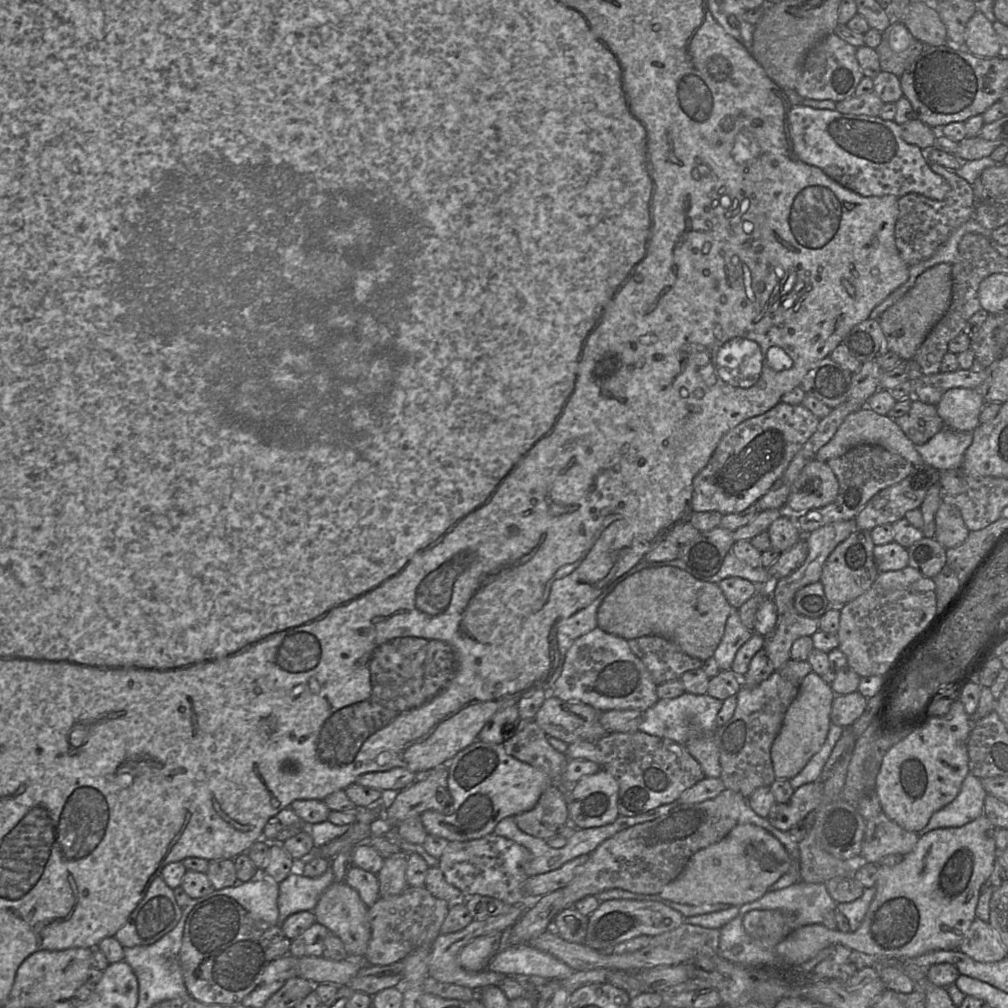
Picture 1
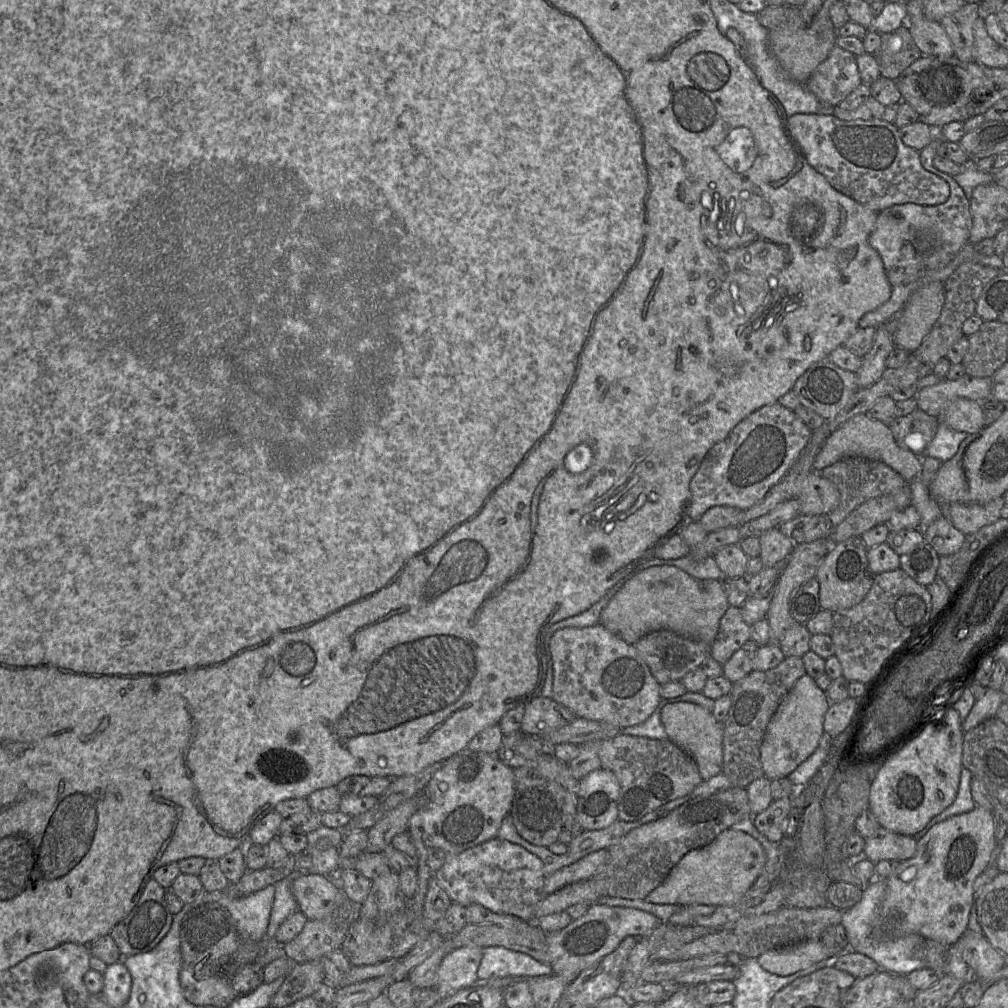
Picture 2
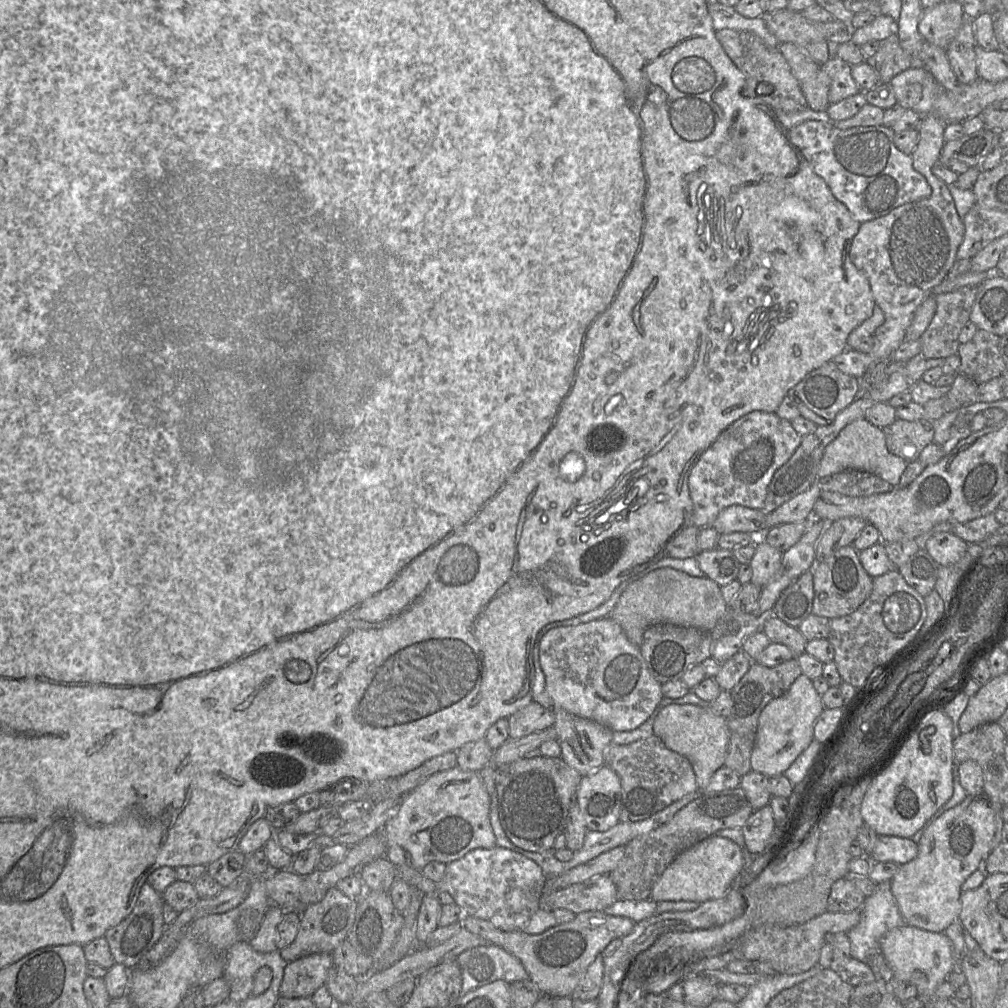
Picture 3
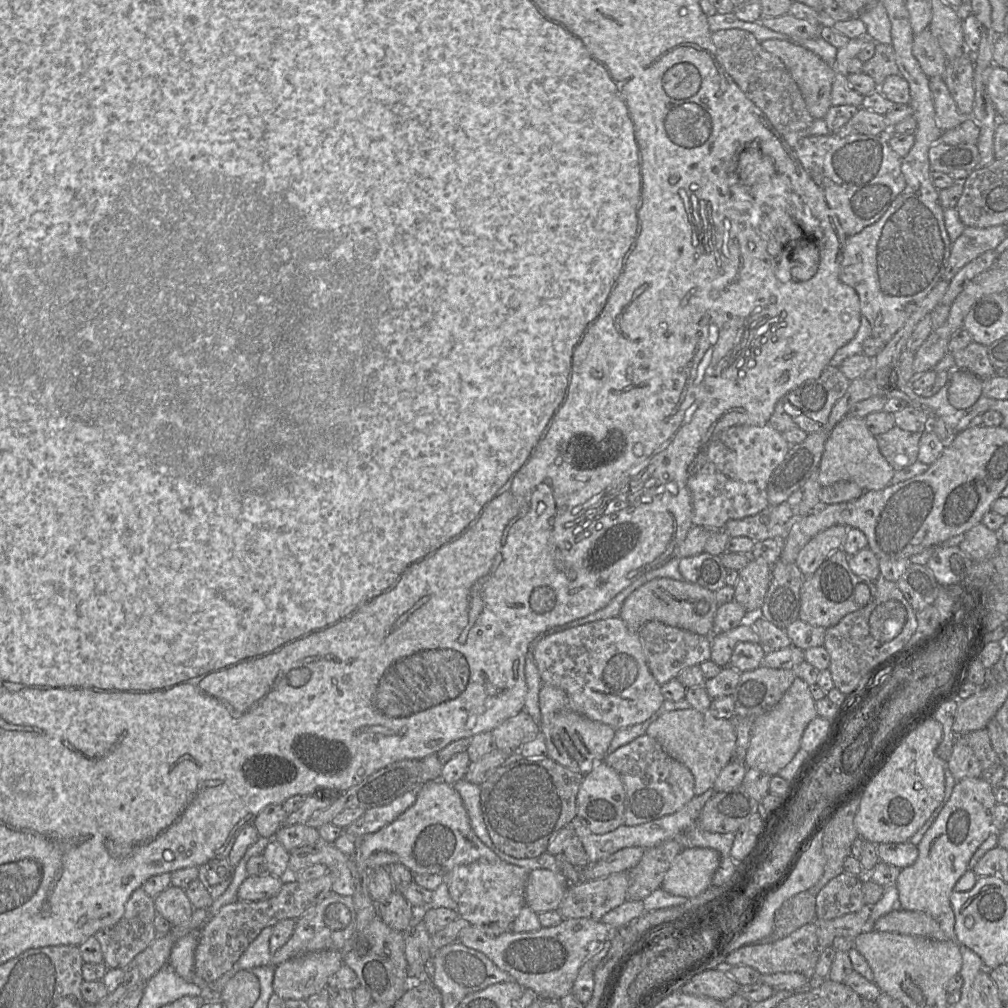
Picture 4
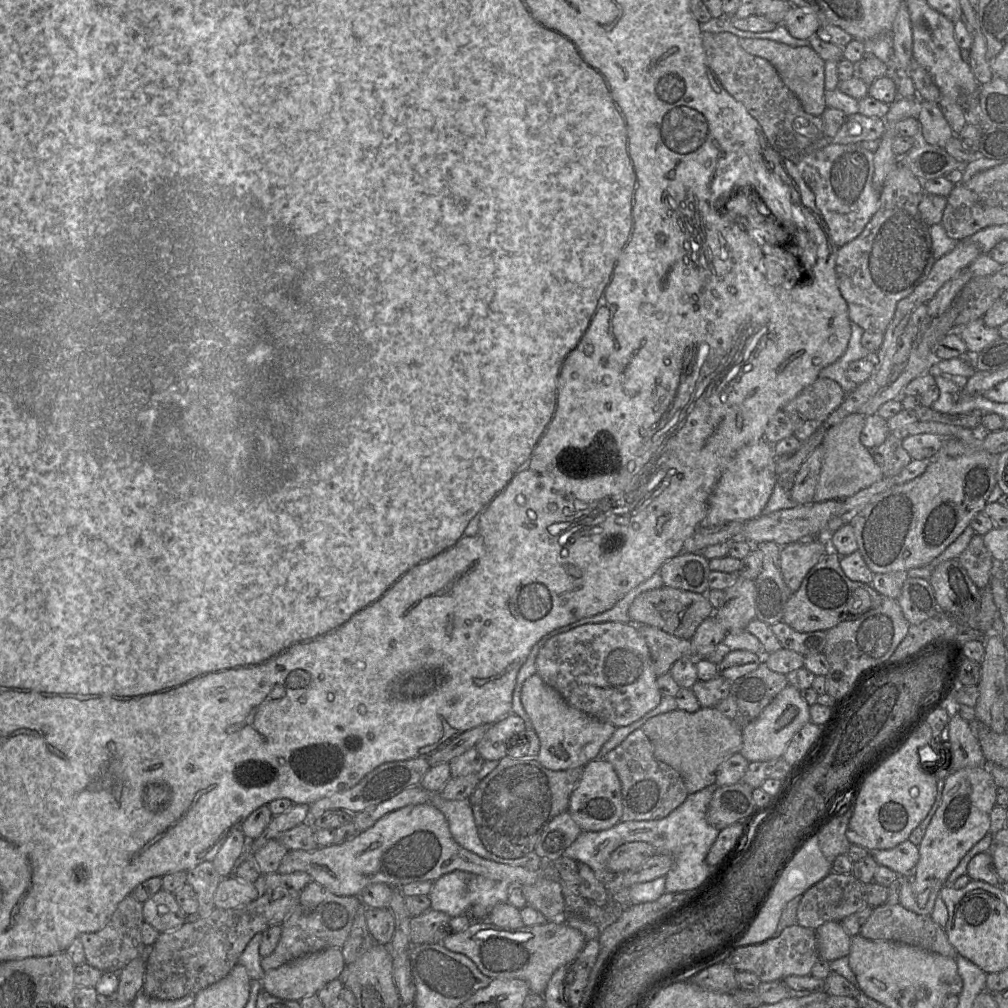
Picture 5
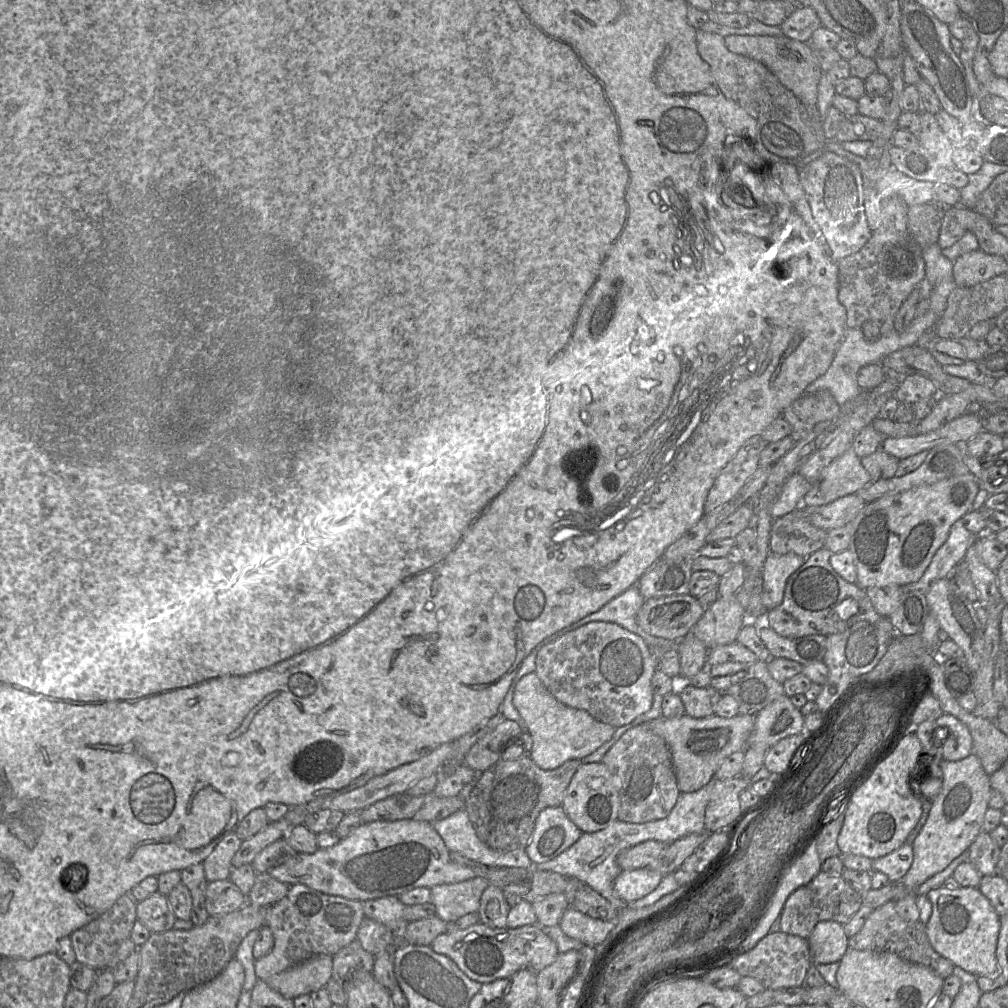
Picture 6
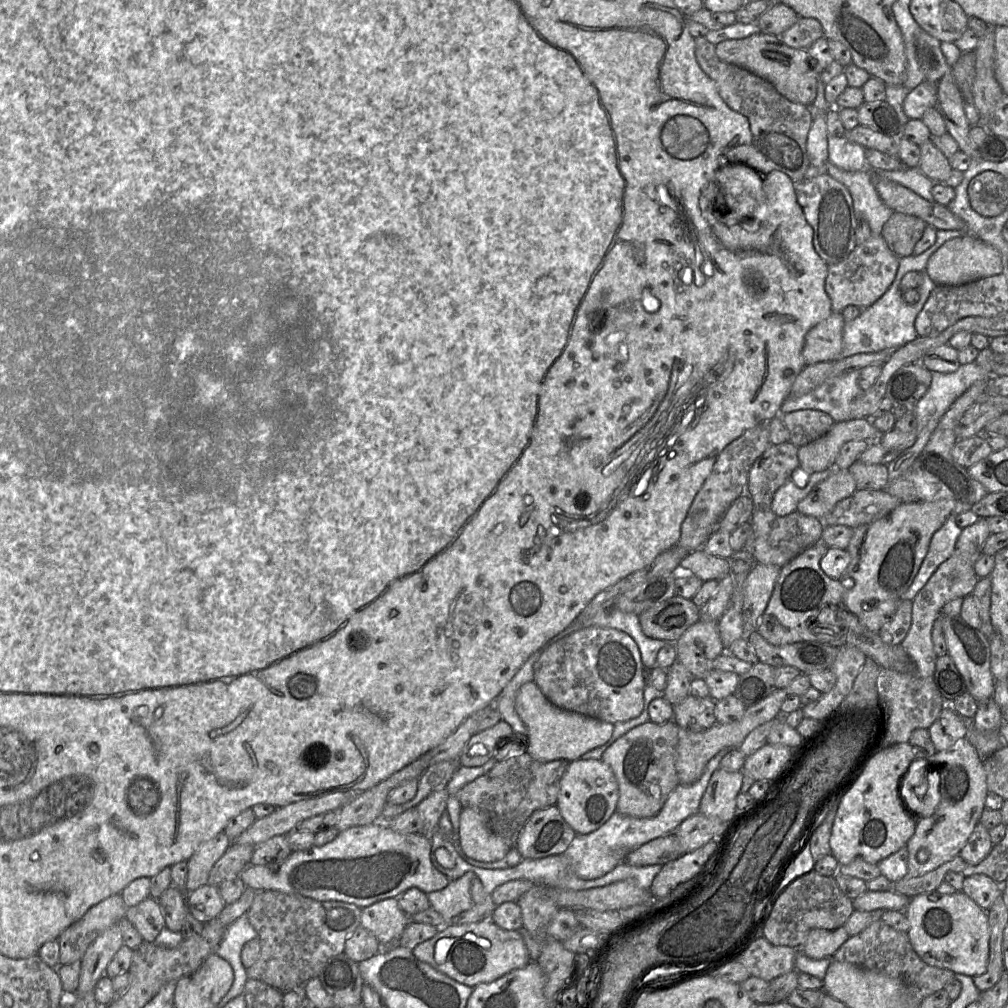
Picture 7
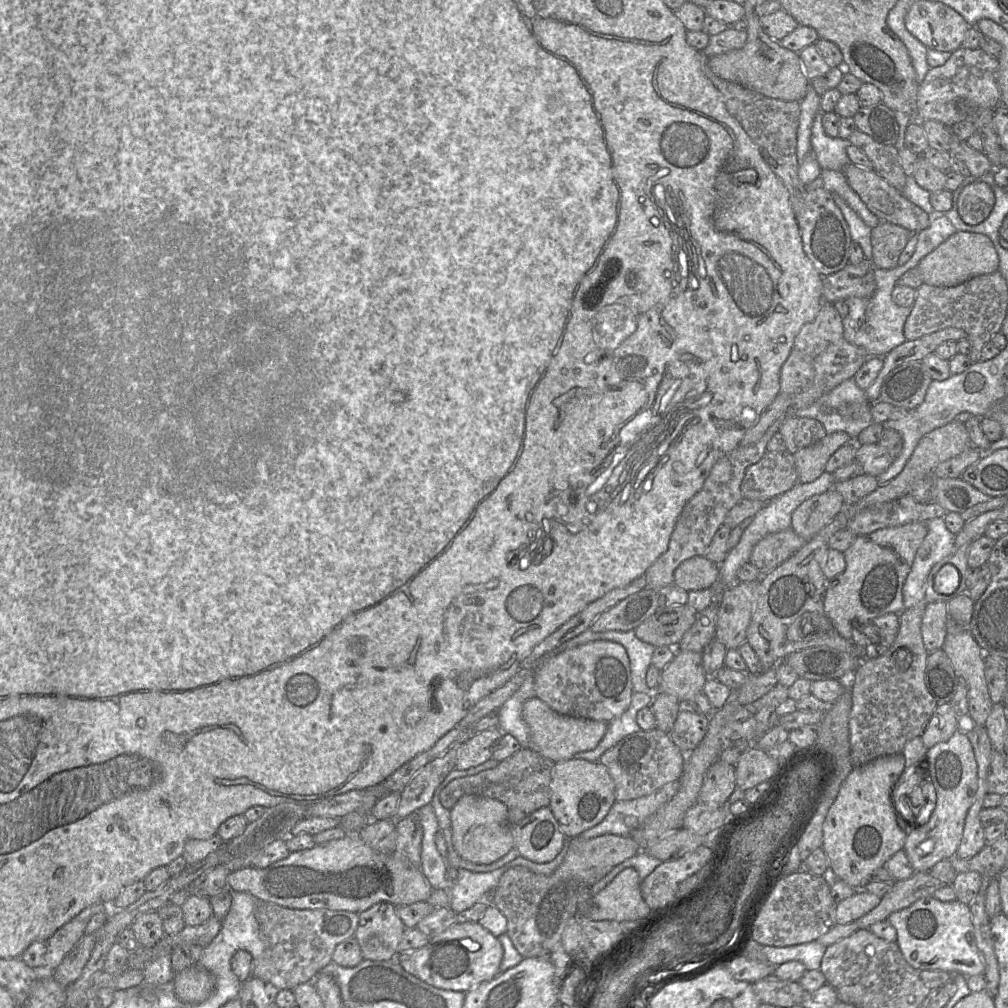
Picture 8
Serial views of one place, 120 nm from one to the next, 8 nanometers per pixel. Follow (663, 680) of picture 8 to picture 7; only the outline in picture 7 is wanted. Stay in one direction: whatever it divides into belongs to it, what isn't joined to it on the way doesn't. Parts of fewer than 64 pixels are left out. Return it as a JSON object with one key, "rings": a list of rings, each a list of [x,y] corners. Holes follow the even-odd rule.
{"rings":[[[698,620],[690,626],[675,642],[675,647],[677,661],[682,663],[694,678],[702,679],[705,679],[708,672],[713,669],[714,659],[725,651],[718,630],[718,622],[703,620]]]}

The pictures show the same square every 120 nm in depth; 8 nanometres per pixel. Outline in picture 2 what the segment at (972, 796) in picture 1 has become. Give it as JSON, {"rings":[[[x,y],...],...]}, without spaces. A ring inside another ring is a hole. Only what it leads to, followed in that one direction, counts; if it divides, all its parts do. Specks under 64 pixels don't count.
{"rings":[[[965,767],[961,770],[960,782],[958,793],[954,802],[947,807],[943,812],[932,818],[928,824],[918,833],[916,833],[913,838],[918,841],[920,840],[928,830],[935,824],[946,820],[947,818],[963,814],[973,810],[976,807],[976,804],[971,795],[970,781],[972,778],[972,773]]]}

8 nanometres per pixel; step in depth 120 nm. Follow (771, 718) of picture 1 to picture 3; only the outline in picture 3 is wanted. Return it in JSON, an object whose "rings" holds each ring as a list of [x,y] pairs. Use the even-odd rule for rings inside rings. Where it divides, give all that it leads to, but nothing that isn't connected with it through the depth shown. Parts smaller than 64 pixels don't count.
{"rings":[[[797,657],[775,667],[766,667],[757,662],[752,662],[746,674],[730,690],[732,708],[726,718],[729,729],[729,743],[724,760],[726,767],[736,772],[739,776],[751,771],[750,757],[754,746],[758,718],[762,710],[770,701],[785,694],[791,684],[801,674]]]}

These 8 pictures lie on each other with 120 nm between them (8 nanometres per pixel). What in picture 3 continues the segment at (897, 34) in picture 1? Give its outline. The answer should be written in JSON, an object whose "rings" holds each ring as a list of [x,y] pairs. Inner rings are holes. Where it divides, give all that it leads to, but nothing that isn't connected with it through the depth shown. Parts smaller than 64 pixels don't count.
{"rings":[[[897,33],[880,40],[876,53],[865,61],[874,69],[880,83],[890,83],[897,74],[913,66],[913,59],[901,47]]]}

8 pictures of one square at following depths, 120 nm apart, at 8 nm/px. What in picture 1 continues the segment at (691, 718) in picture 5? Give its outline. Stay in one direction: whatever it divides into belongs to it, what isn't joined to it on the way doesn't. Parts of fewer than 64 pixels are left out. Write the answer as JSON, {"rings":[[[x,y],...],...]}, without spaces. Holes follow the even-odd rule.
{"rings":[[[715,735],[694,736],[686,742],[685,747],[700,764],[705,777],[720,777],[721,767]]]}

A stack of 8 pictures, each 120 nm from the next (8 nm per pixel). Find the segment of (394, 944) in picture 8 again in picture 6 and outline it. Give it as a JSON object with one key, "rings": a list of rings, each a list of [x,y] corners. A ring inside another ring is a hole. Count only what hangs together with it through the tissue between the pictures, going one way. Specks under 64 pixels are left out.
{"rings":[[[396,896],[366,900],[362,906],[365,917],[384,924],[392,933],[398,928],[401,919],[404,919],[404,904]]]}

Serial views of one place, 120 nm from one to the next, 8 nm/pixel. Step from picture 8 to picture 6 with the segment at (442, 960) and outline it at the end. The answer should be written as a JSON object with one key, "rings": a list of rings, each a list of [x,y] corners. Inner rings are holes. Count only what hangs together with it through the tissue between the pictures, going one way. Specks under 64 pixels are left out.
{"rings":[[[478,922],[462,930],[438,935],[430,947],[448,956],[470,979],[482,984],[507,978],[520,970],[538,973],[559,955],[556,942],[538,924],[509,929],[492,928]]]}

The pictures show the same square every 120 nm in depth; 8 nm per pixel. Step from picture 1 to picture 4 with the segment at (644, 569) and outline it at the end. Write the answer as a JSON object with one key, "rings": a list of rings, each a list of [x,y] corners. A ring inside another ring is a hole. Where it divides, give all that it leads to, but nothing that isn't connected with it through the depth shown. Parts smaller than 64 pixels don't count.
{"rings":[[[656,578],[639,587],[624,601],[619,617],[635,632],[647,622],[658,621],[711,637],[718,607],[715,592],[711,590],[685,580]]]}

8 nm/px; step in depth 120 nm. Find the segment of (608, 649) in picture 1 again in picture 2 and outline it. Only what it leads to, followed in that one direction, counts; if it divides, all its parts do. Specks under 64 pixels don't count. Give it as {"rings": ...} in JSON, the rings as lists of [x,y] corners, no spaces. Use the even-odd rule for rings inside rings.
{"rings":[[[600,623],[584,628],[568,627],[556,631],[548,641],[548,652],[553,668],[552,699],[570,709],[577,718],[625,728],[644,722],[659,704],[661,684],[652,675],[635,646],[626,643]]]}

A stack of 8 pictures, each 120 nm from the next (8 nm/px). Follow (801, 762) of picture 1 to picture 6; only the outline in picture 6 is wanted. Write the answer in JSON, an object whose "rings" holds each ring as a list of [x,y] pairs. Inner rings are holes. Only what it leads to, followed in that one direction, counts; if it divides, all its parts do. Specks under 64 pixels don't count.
{"rings":[[[783,694],[755,714],[754,727],[747,739],[747,747],[770,748],[787,736],[802,733],[804,716],[789,697]]]}

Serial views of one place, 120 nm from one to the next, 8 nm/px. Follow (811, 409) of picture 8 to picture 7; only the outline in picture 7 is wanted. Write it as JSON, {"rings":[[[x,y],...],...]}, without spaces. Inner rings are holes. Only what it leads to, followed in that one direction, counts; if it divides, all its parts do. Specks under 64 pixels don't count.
{"rings":[[[850,370],[827,379],[805,395],[788,397],[779,415],[813,409],[827,413],[835,423],[851,420],[851,405],[863,392],[858,384],[859,374],[859,370]]]}

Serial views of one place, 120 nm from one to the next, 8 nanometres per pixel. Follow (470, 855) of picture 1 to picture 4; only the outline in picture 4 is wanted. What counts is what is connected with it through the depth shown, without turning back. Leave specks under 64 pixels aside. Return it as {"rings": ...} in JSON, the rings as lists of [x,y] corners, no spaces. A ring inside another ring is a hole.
{"rings":[[[502,860],[496,863],[475,861],[454,867],[445,874],[444,879],[451,898],[457,904],[458,915],[466,919],[471,925],[481,927],[488,936],[496,937],[510,930],[511,924],[525,905],[525,886],[529,872],[520,866]]]}

